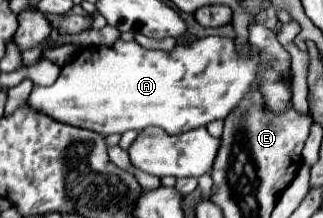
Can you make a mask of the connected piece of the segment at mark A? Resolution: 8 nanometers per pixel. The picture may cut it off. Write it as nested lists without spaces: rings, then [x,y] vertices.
[[[204,37],[190,45],[176,45],[172,53],[164,51],[150,51],[140,47],[136,41],[122,41],[118,39],[112,47],[100,45],[96,47],[84,47],[80,53],[72,57],[70,63],[66,63],[60,71],[60,77],[50,87],[34,85],[32,93],[28,95],[26,105],[42,115],[52,117],[54,121],[82,127],[96,131],[100,135],[112,135],[112,133],[124,133],[128,129],[142,131],[150,125],[156,125],[164,129],[170,135],[178,135],[190,129],[196,129],[200,125],[208,125],[214,119],[224,119],[236,103],[244,97],[244,93],[252,87],[254,77],[260,75],[260,91],[264,95],[266,107],[270,111],[284,111],[288,101],[292,99],[292,91],[286,83],[278,81],[278,75],[258,65],[258,57],[248,49],[242,57],[234,51],[234,39],[232,37]]]

